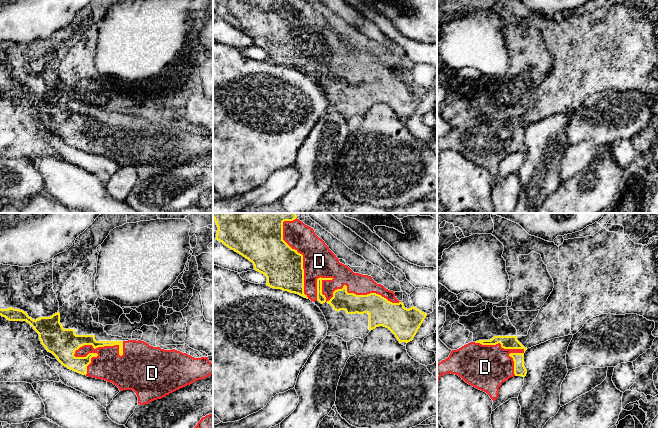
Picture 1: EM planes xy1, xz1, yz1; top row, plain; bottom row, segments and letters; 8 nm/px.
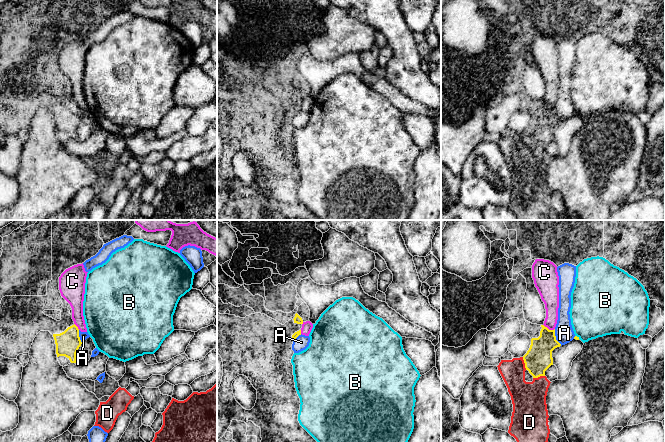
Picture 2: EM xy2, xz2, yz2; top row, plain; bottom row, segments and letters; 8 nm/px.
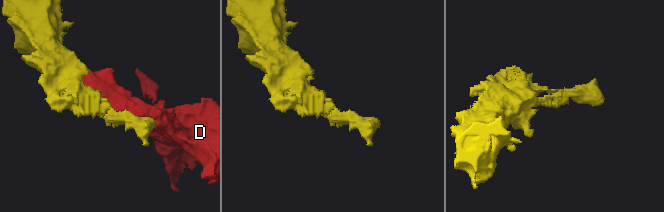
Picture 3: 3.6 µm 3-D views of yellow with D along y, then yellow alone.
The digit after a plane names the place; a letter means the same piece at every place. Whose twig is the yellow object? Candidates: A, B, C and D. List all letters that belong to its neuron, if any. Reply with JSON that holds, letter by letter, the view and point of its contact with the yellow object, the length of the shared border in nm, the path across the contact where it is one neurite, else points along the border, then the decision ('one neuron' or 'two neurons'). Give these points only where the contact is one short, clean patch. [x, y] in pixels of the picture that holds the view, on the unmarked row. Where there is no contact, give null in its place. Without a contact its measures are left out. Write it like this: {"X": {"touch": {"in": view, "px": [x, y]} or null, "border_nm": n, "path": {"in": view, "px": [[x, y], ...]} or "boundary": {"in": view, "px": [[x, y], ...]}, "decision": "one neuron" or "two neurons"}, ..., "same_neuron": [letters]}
{"A": {"touch": {"in": "yz2", "px": [555, 113]}, "border_nm": 150, "boundary": {"in": "yz2", "px": [[554, 105], [556, 116], [561, 121]]}, "decision": "two neurons"}, "B": {"touch": {"in": "yz2", "px": [576, 112]}, "border_nm": 50, "boundary": {"in": "yz2", "px": [[575, 111], [579, 114]]}, "decision": "two neurons"}, "C": {"touch": {"in": "yz2", "px": [548, 105]}, "border_nm": 100, "boundary": {"in": "yz2", "px": [[543, 100], [549, 105], [554, 105]]}, "decision": "two neurons"}, "D": {"touch": {"in": "xz1", "px": [346, 67]}, "border_nm": 700, "decision": "one neuron"}, "same_neuron": ["D"]}

